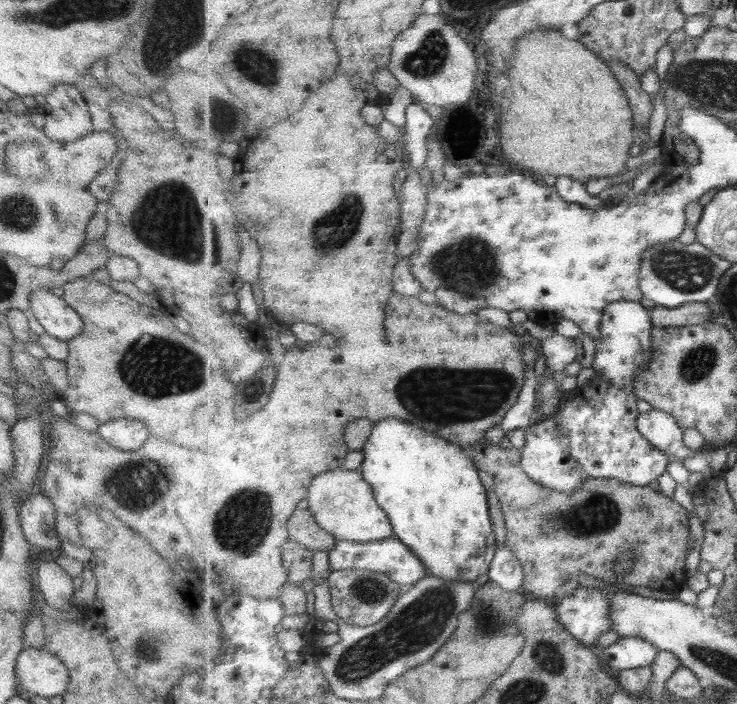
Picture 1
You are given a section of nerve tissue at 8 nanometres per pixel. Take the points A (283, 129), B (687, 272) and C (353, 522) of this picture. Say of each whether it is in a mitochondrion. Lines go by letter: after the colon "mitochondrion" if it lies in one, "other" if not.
A: other
B: mitochondrion
C: other

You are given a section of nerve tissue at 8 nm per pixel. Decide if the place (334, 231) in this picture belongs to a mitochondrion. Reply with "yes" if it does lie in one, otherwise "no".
yes

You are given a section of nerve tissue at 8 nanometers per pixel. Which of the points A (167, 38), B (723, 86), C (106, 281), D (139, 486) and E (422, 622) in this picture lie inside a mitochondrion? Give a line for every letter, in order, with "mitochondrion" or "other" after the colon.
A: mitochondrion
B: mitochondrion
C: other
D: mitochondrion
E: mitochondrion

